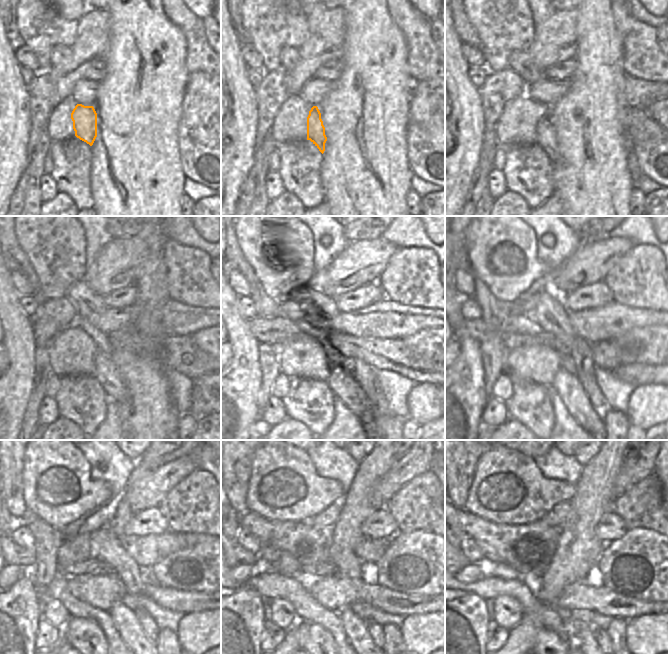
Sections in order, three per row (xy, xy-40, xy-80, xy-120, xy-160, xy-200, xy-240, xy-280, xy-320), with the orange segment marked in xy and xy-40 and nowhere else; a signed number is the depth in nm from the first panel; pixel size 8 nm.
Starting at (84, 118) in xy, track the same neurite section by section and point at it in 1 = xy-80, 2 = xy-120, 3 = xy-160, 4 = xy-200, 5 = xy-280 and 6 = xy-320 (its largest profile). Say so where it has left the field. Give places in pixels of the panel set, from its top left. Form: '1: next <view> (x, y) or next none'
1: next xy-80 (546, 138)
2: next xy-120 (106, 372)
3: next xy-160 (340, 377)
4: next xy-200 (566, 383)
5: next xy-280 (355, 629)
6: next xy-320 (580, 634)

